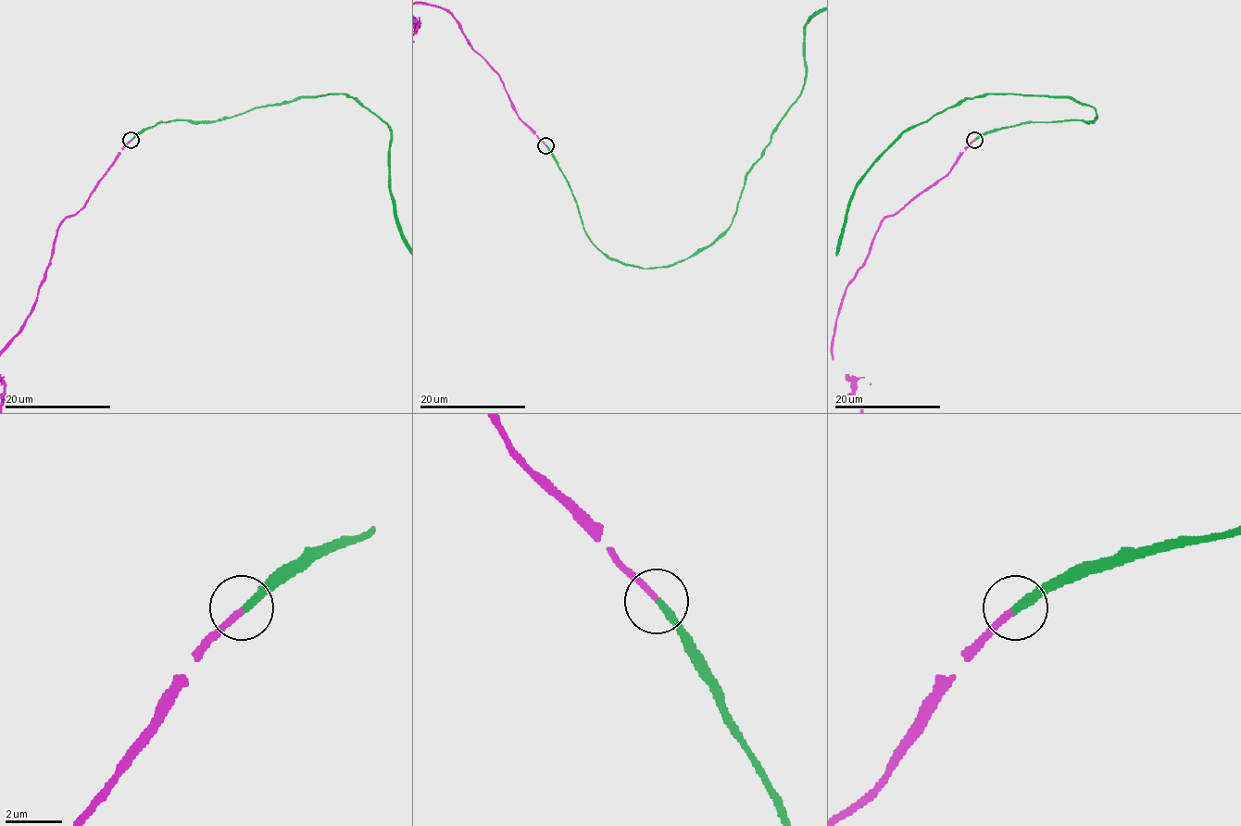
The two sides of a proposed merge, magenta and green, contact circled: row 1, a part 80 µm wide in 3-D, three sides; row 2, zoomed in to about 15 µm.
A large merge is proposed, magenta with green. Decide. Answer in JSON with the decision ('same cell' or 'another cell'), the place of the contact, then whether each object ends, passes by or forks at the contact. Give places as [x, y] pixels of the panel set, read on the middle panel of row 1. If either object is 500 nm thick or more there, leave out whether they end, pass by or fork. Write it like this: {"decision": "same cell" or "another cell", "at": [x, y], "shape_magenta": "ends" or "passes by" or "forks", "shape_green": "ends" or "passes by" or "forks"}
{"decision": "same cell", "at": [545, 145], "shape_magenta": "ends", "shape_green": "ends"}

